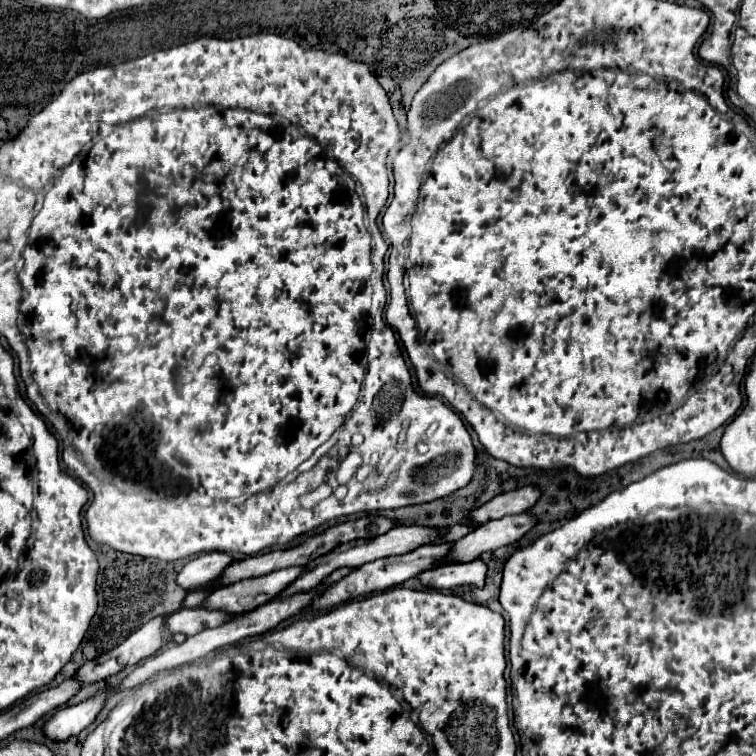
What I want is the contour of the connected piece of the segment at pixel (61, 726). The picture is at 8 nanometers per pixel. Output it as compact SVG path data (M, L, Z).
M98 693L96 697L74 705L74 707L66 707L66 709L58 709L56 715L44 725L44 733L50 739L58 739L64 741L70 735L78 735L84 727L88 727L96 715L100 713L104 703L104 693Z

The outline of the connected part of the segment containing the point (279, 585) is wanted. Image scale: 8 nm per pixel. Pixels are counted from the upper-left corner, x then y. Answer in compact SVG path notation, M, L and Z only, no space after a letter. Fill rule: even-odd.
M286 567L262 577L222 585L220 589L214 589L208 597L208 603L202 605L232 611L232 615L238 615L240 611L252 611L252 607L260 607L260 603L268 603L268 599L274 599L288 589L304 571L306 567Z

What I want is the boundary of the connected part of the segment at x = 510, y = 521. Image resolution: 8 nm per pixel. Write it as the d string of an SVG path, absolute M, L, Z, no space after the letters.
M532 513L506 515L496 521L486 521L478 525L472 533L458 539L452 547L452 561L474 561L486 551L494 551L498 547L520 541L530 529L534 529L538 519Z

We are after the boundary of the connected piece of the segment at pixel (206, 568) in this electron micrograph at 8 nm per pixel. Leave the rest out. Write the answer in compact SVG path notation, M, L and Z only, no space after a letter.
M220 551L200 555L200 557L192 559L188 565L184 565L184 569L178 575L178 583L184 589L214 587L216 583L220 583L226 567L232 563L234 563L234 559Z

